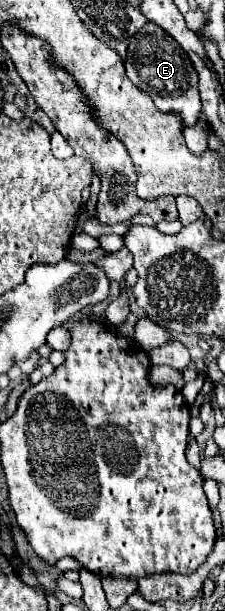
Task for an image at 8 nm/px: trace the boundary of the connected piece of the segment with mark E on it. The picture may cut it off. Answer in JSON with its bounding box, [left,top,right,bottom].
[124,22,202,126]

